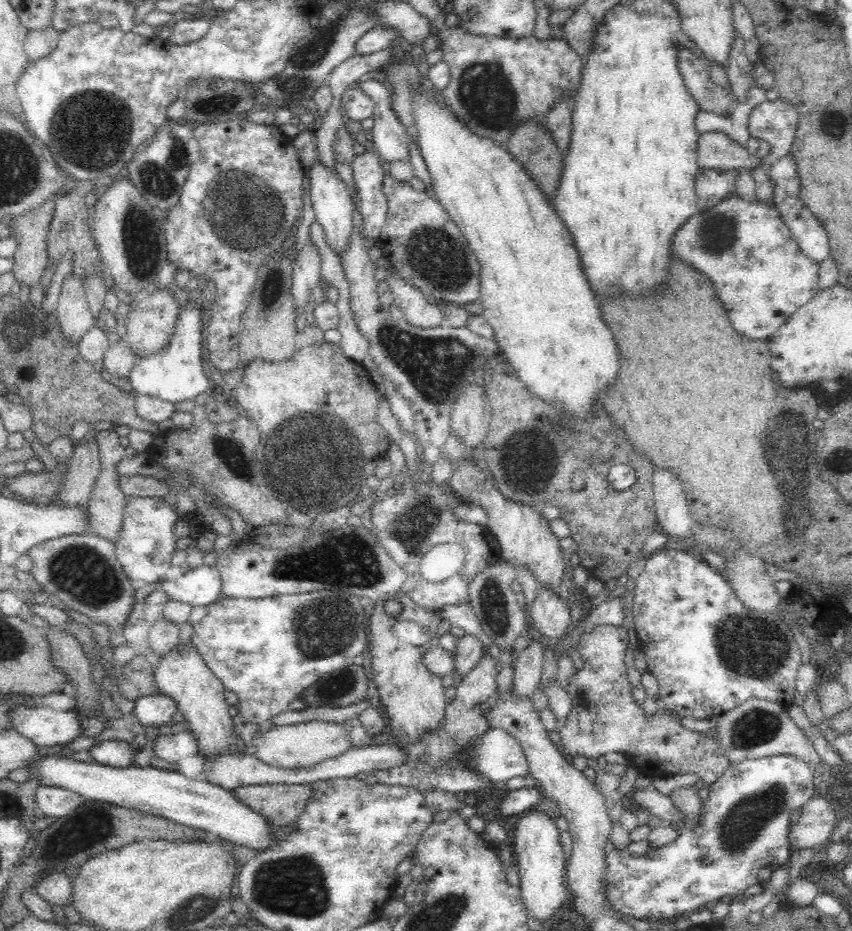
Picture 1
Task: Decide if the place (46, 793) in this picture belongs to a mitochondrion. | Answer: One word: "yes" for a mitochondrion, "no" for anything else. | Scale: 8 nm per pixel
no

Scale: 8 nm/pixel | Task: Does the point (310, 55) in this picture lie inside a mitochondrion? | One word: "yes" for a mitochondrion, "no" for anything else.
yes

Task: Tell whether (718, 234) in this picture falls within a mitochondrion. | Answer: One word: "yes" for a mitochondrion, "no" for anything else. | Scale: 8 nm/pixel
yes

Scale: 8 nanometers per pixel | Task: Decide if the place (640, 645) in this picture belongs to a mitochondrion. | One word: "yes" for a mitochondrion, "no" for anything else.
no

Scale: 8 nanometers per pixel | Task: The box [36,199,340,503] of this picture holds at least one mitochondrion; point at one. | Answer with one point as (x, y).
(142, 245)

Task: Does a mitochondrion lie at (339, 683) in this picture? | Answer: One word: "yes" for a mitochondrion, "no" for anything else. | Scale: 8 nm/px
yes

